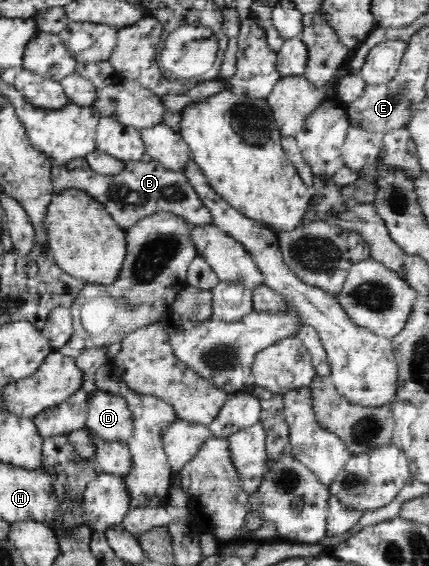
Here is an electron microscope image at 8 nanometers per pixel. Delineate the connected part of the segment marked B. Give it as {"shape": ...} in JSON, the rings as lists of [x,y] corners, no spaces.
{"shape":[[[81,157],[72,159],[62,166],[52,165],[50,175],[53,177],[54,192],[69,187],[80,187],[103,204],[113,220],[123,229],[132,227],[137,221],[151,214],[161,213],[176,215],[189,225],[212,224],[211,214],[201,199],[198,199],[185,174],[165,167],[159,160],[126,162],[124,170],[119,175],[104,176],[90,166],[86,157]]]}

